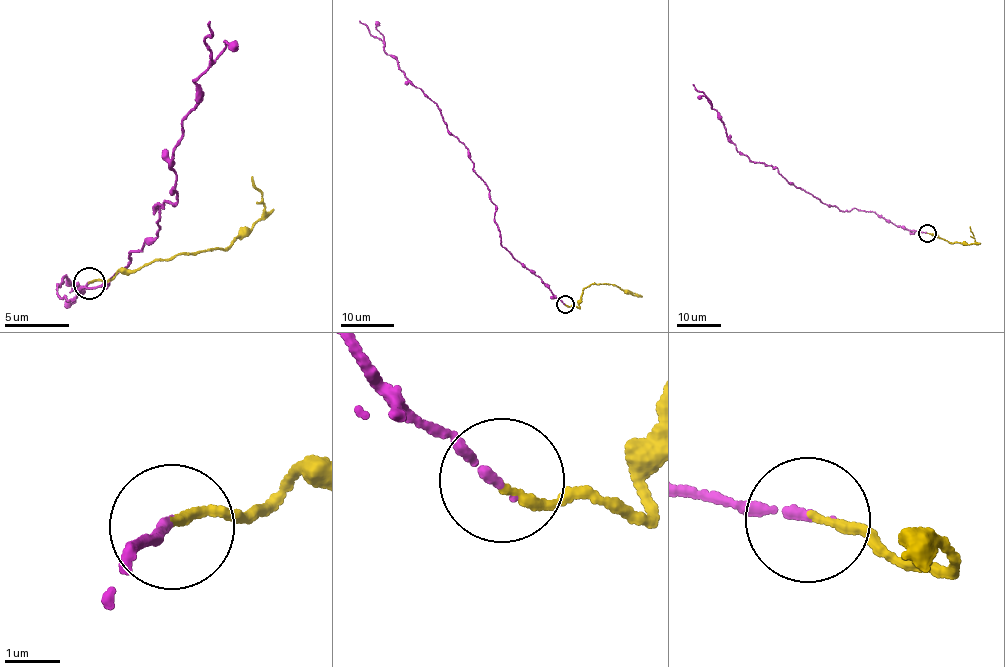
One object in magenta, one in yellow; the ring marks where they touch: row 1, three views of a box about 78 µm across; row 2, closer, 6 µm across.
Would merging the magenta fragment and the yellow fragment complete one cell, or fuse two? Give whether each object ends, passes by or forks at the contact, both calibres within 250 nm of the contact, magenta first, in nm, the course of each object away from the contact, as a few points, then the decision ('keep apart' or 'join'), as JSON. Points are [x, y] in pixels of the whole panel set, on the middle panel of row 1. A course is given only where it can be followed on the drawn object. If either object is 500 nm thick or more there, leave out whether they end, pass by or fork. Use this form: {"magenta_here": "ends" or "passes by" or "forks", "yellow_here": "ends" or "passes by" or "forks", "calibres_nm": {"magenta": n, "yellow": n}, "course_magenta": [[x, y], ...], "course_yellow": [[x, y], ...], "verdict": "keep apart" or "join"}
{"magenta_here": "ends", "yellow_here": "ends", "calibres_nm": {"magenta": 150, "yellow": 150}, "course_magenta": [[565, 304], [502, 246], [488, 187], [465, 146], [447, 128], [439, 106], [408, 81], [384, 44], [359, 21]], "course_yellow": [[565, 304], [579, 308], [585, 288], [595, 283], [614, 284], [635, 294], [619, 288]], "verdict": "keep apart"}

